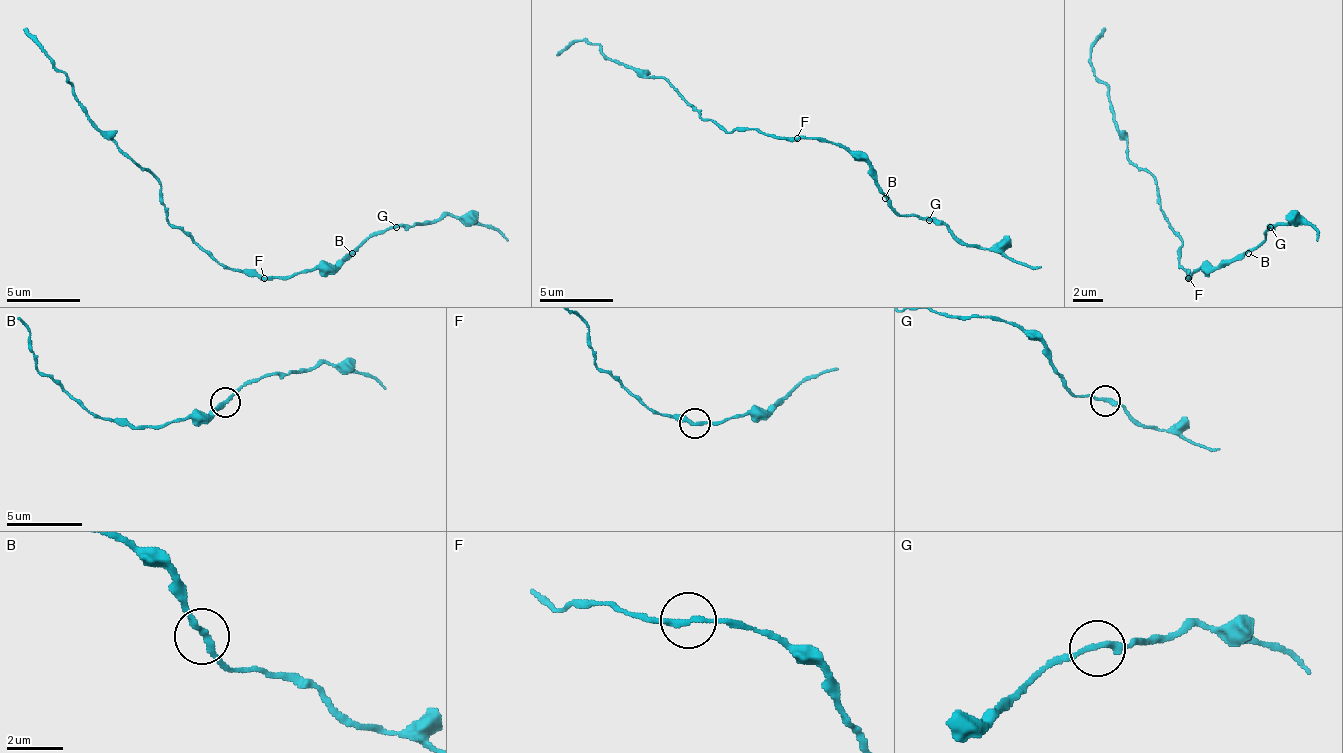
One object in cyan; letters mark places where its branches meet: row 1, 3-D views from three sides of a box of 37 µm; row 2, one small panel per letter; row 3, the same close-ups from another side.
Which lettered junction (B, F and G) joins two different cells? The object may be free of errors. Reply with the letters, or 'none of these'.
none of these

